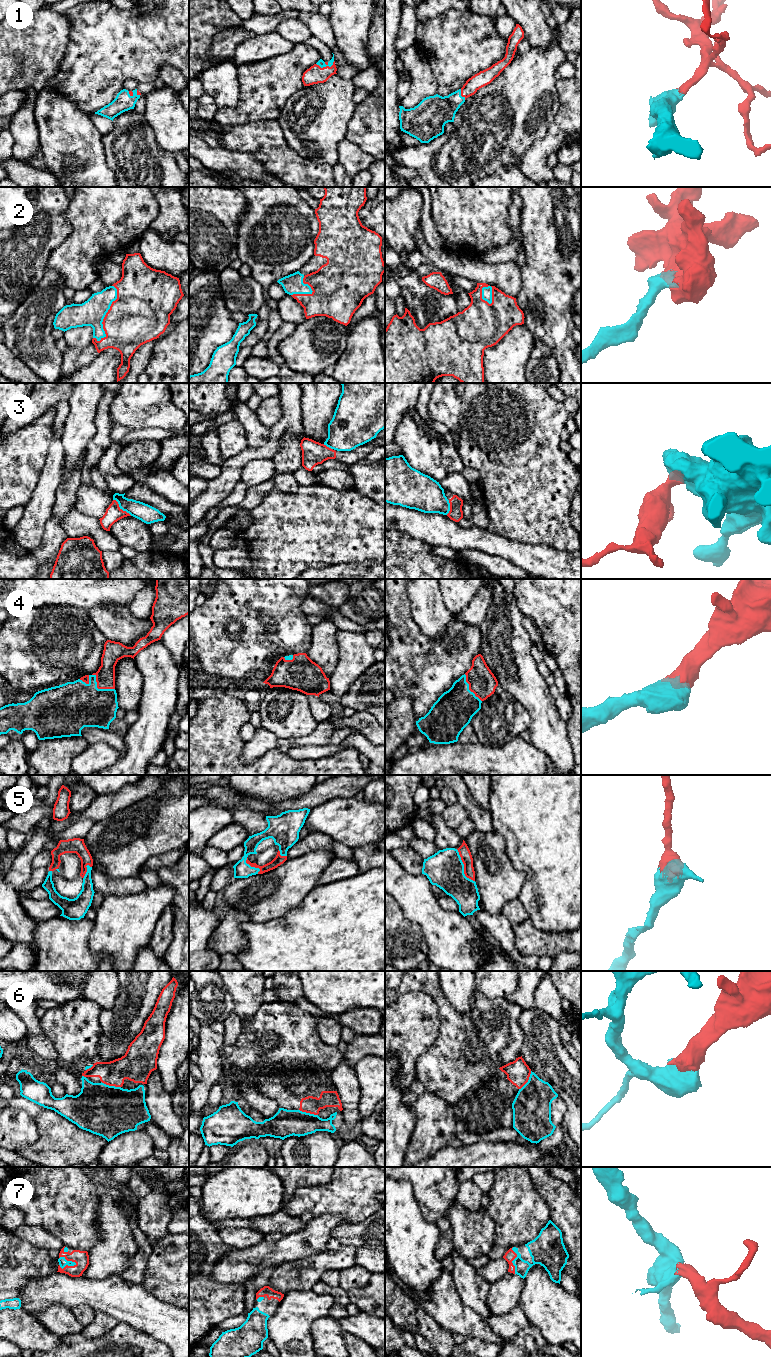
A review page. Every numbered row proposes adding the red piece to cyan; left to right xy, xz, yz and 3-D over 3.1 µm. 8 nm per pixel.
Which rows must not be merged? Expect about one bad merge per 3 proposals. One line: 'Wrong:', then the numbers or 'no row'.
Wrong: 3, 6

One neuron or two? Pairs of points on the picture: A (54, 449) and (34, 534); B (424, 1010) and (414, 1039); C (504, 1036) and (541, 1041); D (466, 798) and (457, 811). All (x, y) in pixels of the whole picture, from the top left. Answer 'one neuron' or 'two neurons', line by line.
A: one neuron
B: one neuron
C: two neurons
D: two neurons

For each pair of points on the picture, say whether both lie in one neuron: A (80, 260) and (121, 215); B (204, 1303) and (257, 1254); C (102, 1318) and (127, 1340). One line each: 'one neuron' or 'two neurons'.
A: one neuron
B: two neurons
C: two neurons

